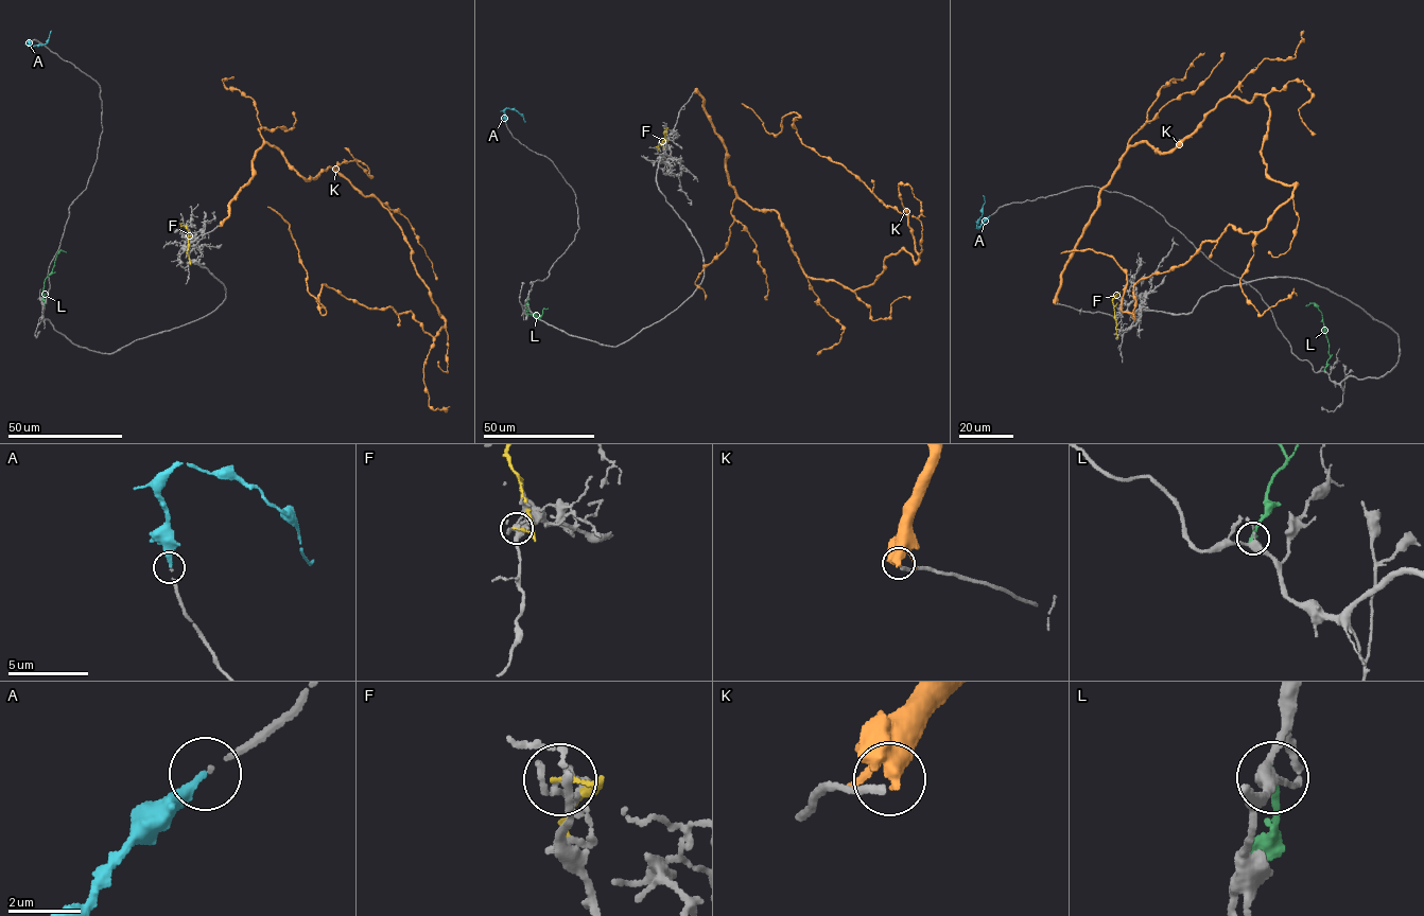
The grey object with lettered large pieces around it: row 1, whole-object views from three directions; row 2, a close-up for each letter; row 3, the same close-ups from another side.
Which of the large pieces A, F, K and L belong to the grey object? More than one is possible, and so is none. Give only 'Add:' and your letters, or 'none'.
Add: A

